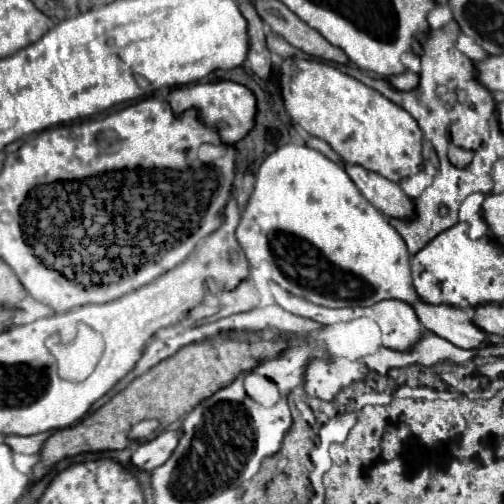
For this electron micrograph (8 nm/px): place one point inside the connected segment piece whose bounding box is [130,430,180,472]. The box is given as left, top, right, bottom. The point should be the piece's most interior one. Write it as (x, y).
(151, 454)

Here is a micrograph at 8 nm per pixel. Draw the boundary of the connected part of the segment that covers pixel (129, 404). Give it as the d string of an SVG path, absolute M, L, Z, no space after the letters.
M216 336L212 342L184 346L174 356L150 368L146 374L134 378L126 390L112 396L112 400L106 402L102 408L98 408L94 414L86 416L84 420L80 420L70 428L54 432L40 450L40 460L32 470L32 484L40 482L40 478L46 476L54 464L72 458L76 454L112 452L112 450L128 448L130 446L128 432L134 424L142 420L158 420L160 428L164 430L166 426L188 414L200 400L212 396L216 388L230 384L240 372L252 370L260 360L280 354L284 350L284 344L286 338L248 344L248 342L238 342L236 338L222 340L222 336Z

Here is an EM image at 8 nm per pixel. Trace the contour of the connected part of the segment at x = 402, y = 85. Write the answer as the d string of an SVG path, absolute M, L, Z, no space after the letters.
M398 74L388 78L396 90L412 90L418 84L418 74Z

